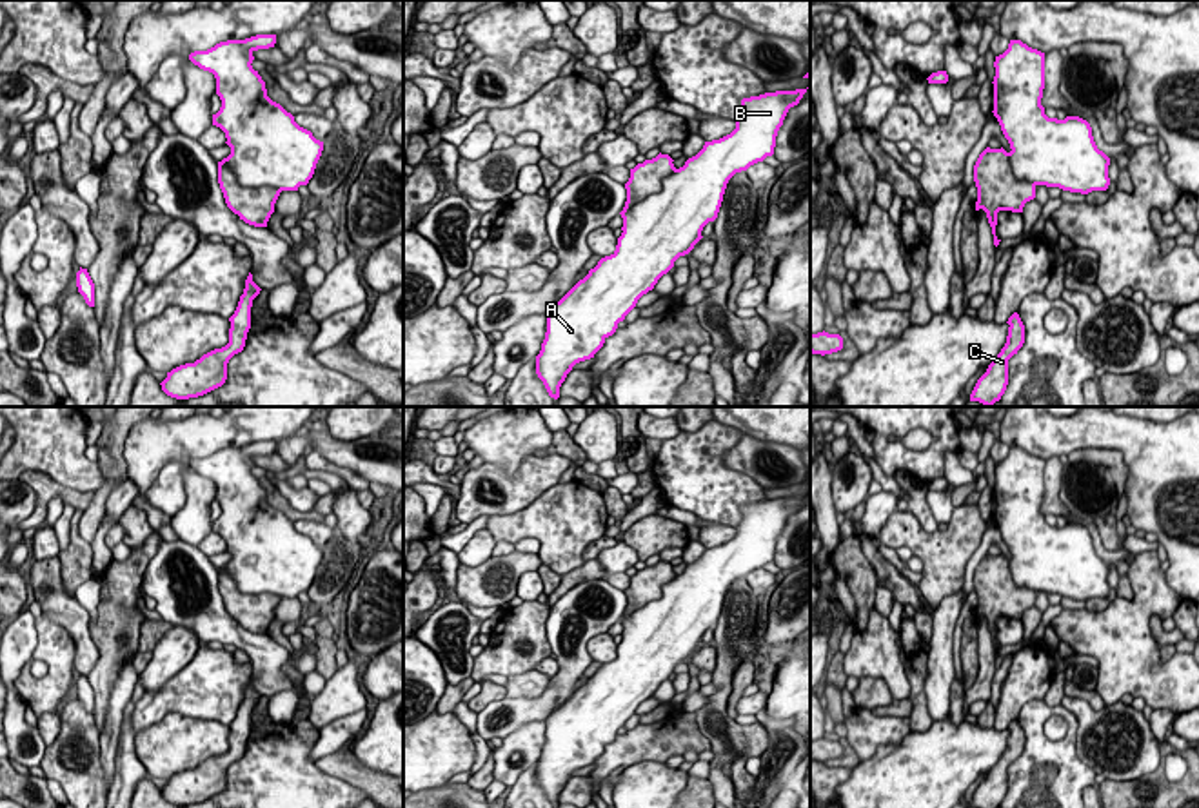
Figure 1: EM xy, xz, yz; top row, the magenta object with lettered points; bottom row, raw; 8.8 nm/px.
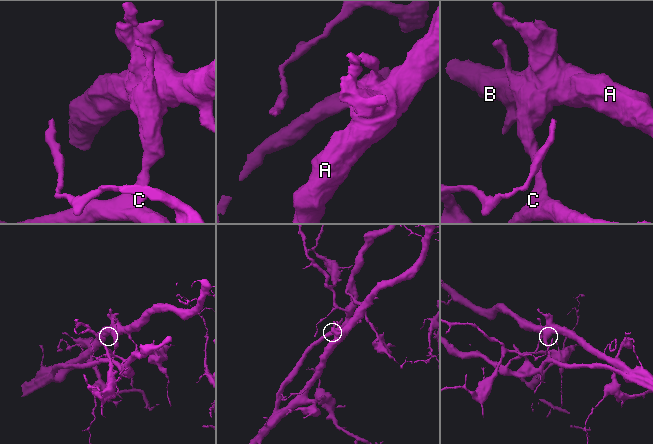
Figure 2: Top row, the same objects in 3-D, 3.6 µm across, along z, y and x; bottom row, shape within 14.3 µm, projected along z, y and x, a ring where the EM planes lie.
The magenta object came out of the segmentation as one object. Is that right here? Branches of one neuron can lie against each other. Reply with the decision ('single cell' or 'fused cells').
fused cells

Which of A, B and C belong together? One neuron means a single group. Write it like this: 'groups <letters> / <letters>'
groups A B / C

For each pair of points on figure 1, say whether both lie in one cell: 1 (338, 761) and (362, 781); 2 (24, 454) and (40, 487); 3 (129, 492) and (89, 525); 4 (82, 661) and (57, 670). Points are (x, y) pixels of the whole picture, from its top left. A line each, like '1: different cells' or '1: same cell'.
1: same cell
2: different cells
3: different cells
4: different cells

